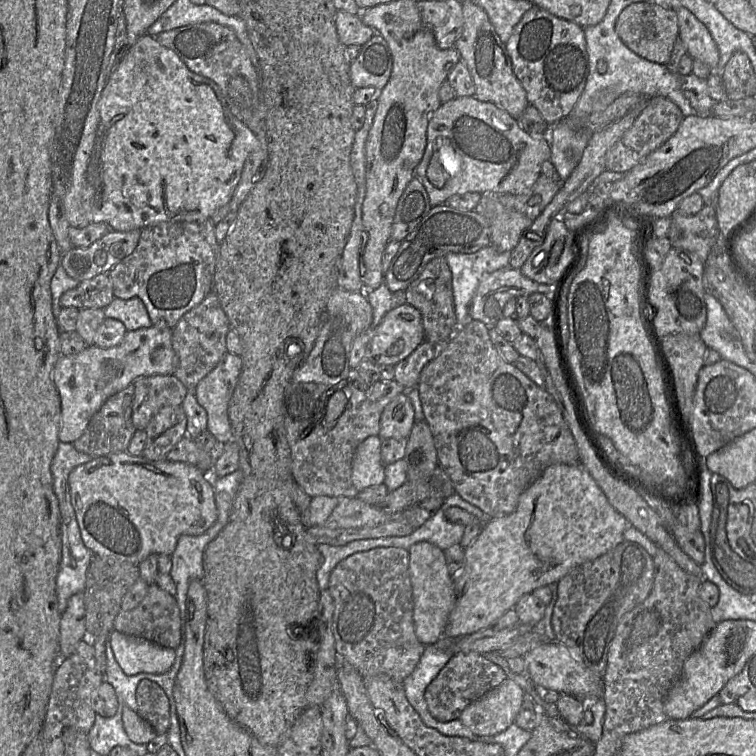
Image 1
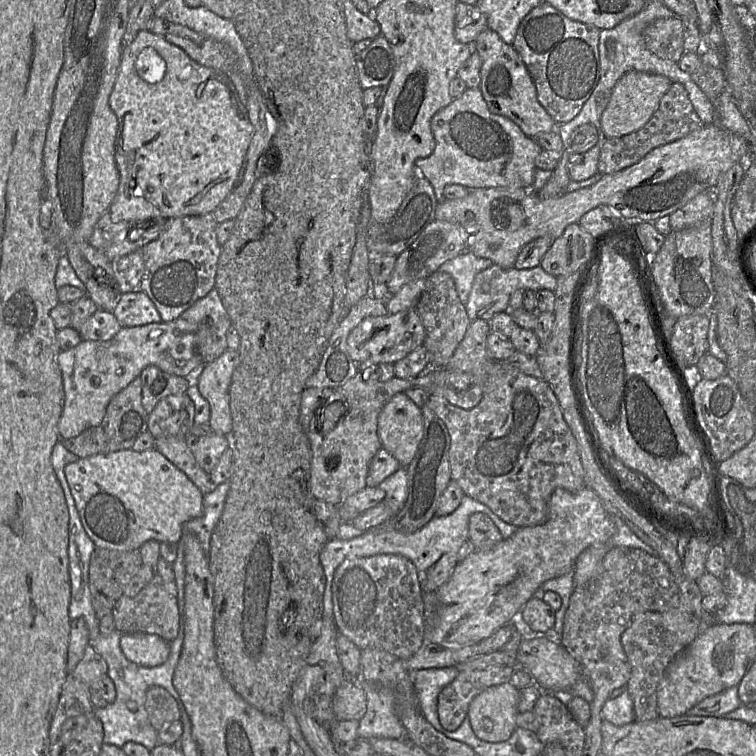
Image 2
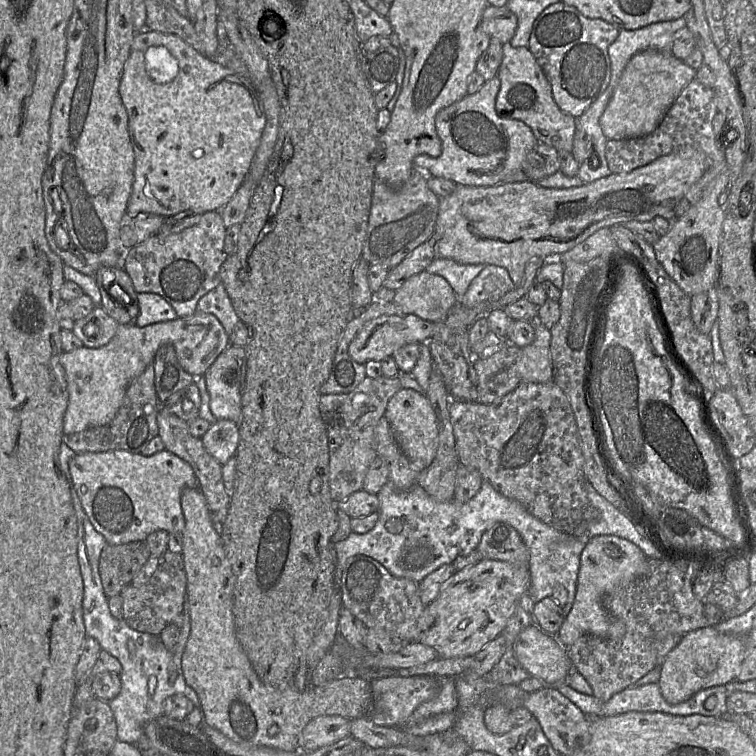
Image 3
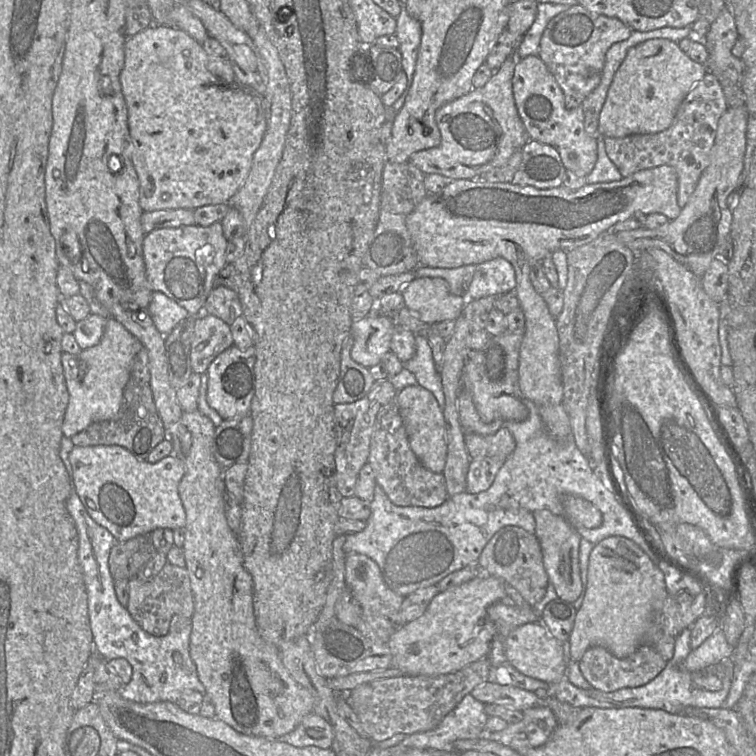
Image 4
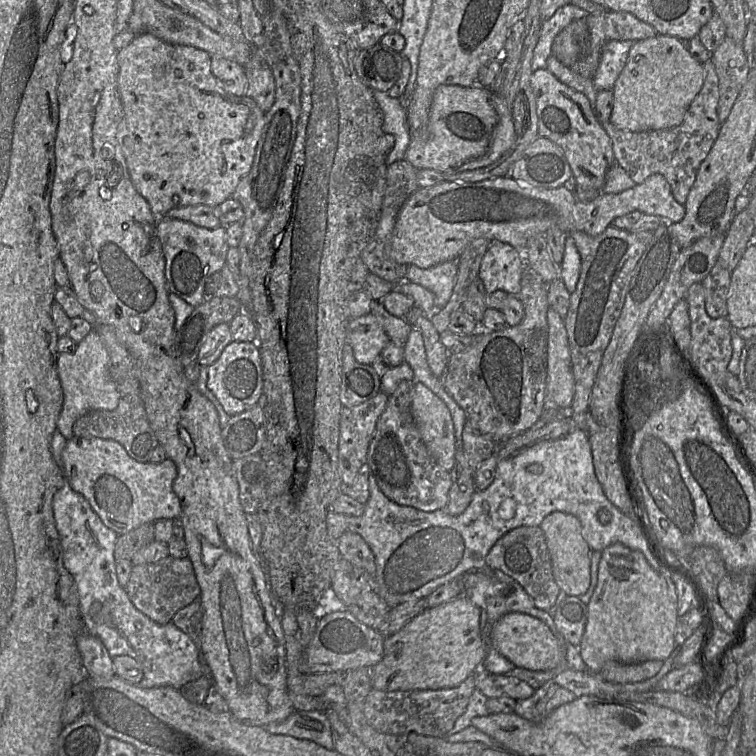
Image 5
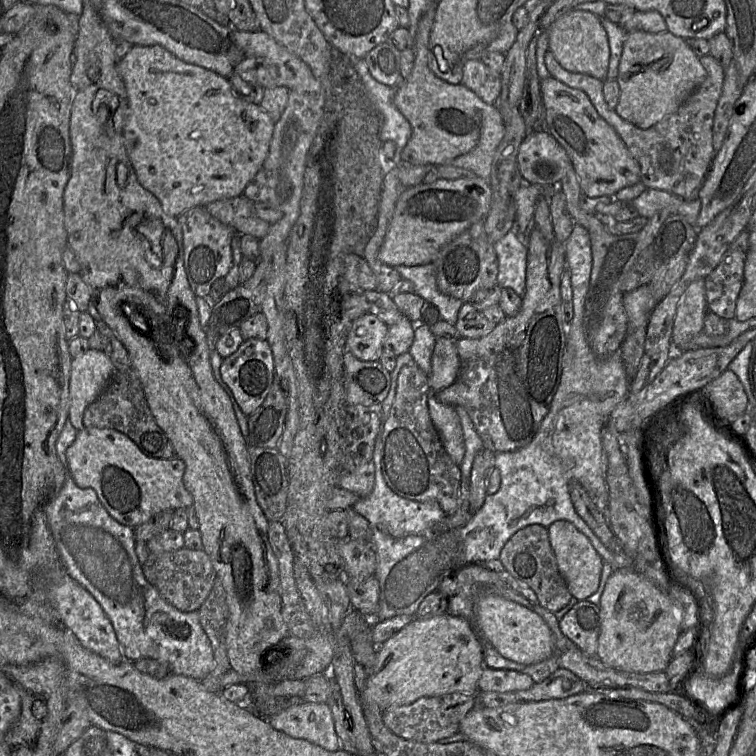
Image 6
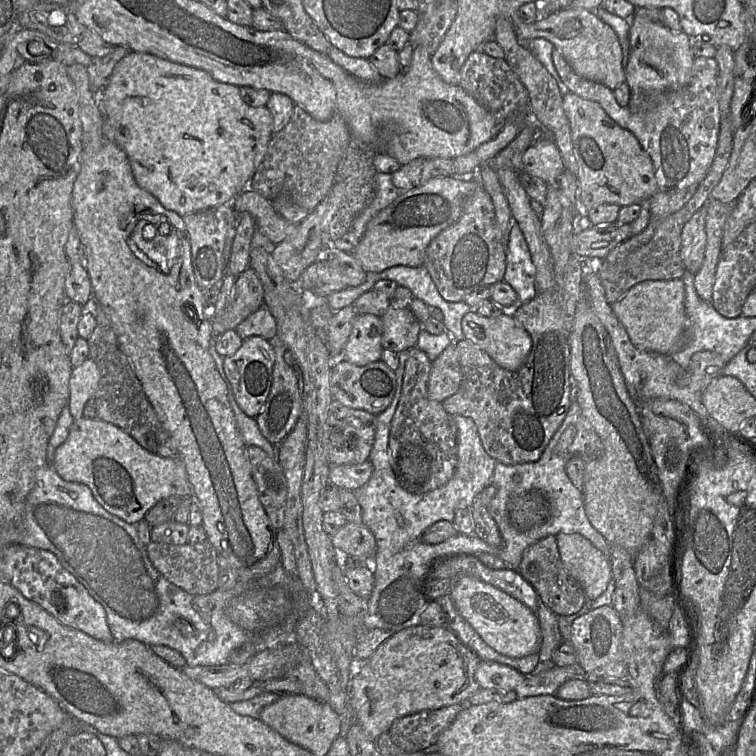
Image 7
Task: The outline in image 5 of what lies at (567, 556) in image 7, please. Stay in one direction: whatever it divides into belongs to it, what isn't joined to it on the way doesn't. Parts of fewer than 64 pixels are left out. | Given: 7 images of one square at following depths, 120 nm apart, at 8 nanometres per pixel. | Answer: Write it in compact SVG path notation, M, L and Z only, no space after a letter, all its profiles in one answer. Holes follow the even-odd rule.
M555 511L548 514L539 527L545 537L554 580L561 592L567 596L581 596L590 584L591 549L582 536L580 522L571 514Z

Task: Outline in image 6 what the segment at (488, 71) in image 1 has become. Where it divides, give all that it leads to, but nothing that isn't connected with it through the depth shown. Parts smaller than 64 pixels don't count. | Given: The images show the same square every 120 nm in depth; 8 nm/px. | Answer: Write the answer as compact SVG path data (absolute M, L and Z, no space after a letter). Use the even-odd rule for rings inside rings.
M550 76L540 81L545 131L564 148L577 174L581 192L590 198L612 196L619 190L641 182L638 162L630 154L615 129L597 112L580 89L569 87Z

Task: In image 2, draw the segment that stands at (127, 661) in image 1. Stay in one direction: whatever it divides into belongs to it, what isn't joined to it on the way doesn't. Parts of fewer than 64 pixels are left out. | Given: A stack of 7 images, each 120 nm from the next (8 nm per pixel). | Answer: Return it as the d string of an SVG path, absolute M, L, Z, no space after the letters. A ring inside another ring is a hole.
M123 633L120 648L132 663L143 667L156 667L168 659L169 643L154 634Z

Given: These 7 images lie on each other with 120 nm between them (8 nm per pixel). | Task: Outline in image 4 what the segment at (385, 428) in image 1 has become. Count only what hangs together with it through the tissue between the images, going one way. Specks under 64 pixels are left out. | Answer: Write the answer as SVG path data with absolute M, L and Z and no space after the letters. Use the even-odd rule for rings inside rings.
M415 384L397 391L395 401L406 429L410 448L426 469L442 473L447 457L446 423L437 399L432 392Z

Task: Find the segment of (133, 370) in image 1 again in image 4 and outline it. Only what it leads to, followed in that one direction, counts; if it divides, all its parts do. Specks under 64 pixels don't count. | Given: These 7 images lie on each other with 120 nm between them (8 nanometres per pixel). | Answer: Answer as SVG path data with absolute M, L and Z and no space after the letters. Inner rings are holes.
M204 313L191 316L199 316L195 321L191 342L191 367L194 373L201 375L207 372L209 365L220 353L233 345L233 338L230 325L217 316ZM108 317L98 344L81 349L78 353L62 352L61 363L69 393L62 424L64 436L70 439L90 424L112 419L118 413L134 359L142 348L144 347L138 338L116 319Z

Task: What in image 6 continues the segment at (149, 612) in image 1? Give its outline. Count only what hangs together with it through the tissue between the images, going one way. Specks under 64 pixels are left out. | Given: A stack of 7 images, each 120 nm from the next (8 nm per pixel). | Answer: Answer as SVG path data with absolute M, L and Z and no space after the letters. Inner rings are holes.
M182 548L177 551L150 553L142 564L147 581L172 606L182 612L197 611L211 592L216 573L211 560L204 550Z

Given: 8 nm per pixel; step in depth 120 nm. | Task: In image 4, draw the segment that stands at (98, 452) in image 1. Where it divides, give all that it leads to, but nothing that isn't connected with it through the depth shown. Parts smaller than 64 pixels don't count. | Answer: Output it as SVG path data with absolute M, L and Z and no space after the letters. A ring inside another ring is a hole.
M142 348L134 359L118 413L112 419L90 424L70 439L74 446L121 446L130 451L136 458L146 460L155 446L166 438L167 433L155 406L150 385L148 352L145 348Z

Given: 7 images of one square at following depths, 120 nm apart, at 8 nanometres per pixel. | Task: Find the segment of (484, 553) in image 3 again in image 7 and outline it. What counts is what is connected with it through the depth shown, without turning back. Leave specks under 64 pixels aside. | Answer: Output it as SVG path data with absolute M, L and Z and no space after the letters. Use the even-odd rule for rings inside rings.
M553 535L546 536L527 547L522 554L517 571L536 590L539 601L557 616L577 613L588 600L578 582L564 568Z

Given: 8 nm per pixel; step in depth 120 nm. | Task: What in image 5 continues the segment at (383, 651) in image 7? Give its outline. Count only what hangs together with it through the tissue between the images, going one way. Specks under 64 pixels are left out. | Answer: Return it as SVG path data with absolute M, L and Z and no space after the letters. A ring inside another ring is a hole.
M461 595L449 602L441 604L436 607L425 609L419 615L410 620L402 629L393 635L386 637L384 641L384 655L383 658L372 667L372 686L373 688L381 691L410 691L410 690L438 690L454 688L461 684L468 676L474 673L478 673L482 662L486 656L488 650L487 639L484 638L481 632L481 623L484 621L484 614L482 611L475 606L467 597Z

